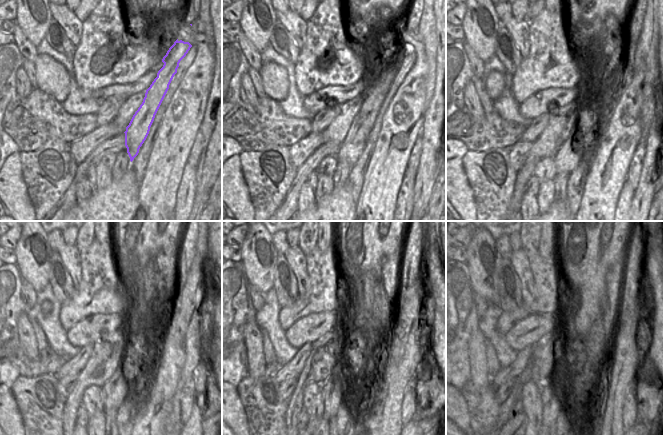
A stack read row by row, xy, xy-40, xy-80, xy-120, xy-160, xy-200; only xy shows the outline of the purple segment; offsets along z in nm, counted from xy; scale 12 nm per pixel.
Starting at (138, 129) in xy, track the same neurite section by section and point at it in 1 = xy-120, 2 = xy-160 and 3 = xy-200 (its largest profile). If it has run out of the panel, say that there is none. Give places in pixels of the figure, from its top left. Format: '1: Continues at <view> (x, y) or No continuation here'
1: Continues at xy-120 (114, 390)
2: Continues at xy-160 (337, 390)
3: Continues at xy-200 (554, 397)

